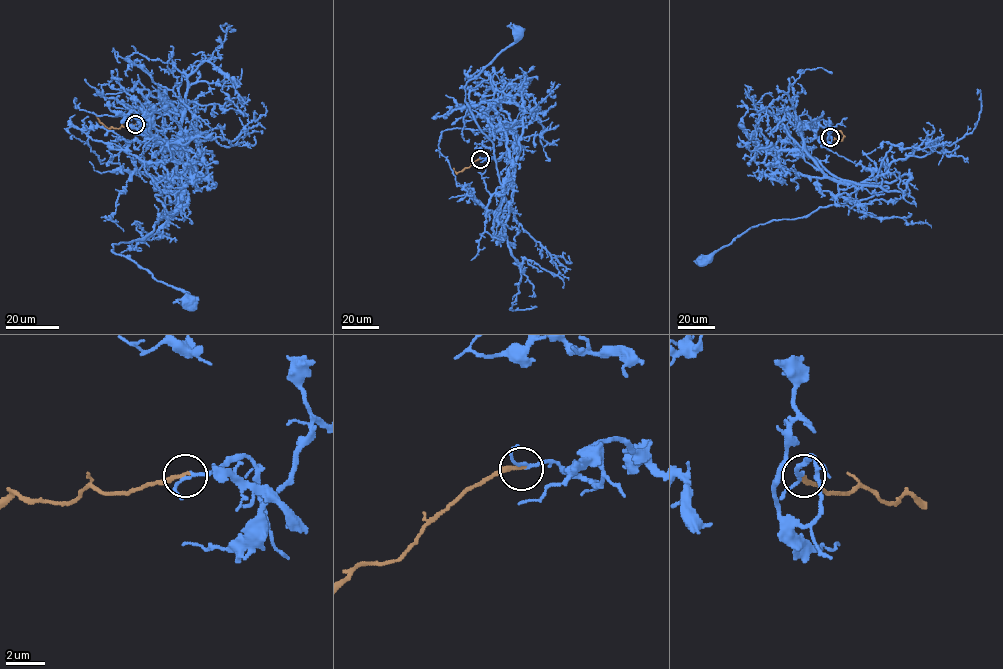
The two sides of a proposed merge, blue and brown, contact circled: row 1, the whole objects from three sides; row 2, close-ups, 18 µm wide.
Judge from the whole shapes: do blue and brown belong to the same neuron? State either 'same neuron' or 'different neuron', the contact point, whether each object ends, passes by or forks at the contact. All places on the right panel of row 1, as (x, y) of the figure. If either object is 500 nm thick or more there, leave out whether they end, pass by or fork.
same neuron | (830, 137) | blue passes by | brown ends

